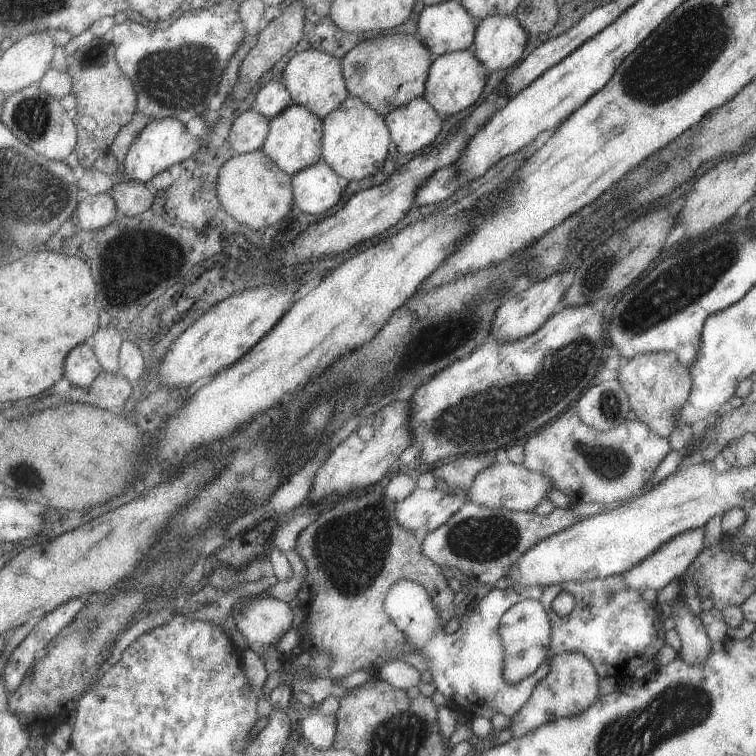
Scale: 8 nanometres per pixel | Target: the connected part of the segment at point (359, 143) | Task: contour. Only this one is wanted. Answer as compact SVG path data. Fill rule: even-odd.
M351 95L324 119L322 158L343 181L363 180L383 170L391 142L391 130L385 116L359 97Z

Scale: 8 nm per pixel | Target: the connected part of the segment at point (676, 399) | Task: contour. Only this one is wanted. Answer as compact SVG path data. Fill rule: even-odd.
M651 352L635 354L629 361L617 367L615 380L627 396L630 408L651 432L661 437L669 437L677 426L675 412L681 408L691 392L689 370L677 361L673 352Z

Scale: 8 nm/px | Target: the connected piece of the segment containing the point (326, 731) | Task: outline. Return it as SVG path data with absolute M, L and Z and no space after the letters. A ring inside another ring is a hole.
M309 714L301 721L301 733L317 749L327 751L334 748L338 732L337 717L327 714Z

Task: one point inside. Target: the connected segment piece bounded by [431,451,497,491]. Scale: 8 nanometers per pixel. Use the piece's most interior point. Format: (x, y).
(461, 473)

